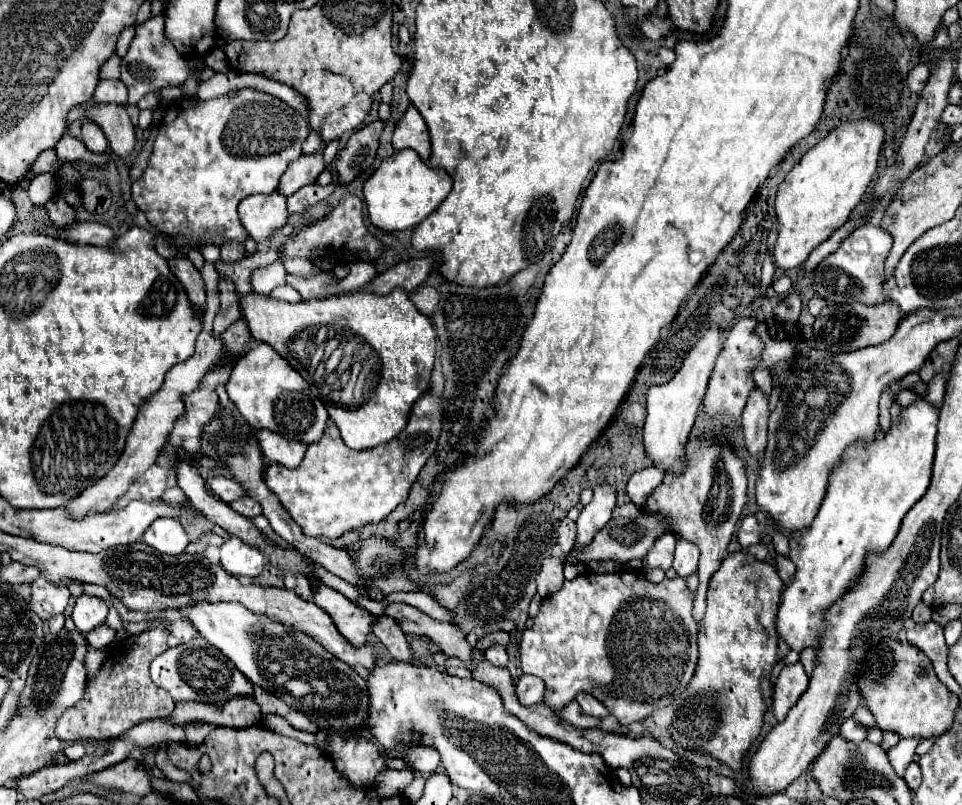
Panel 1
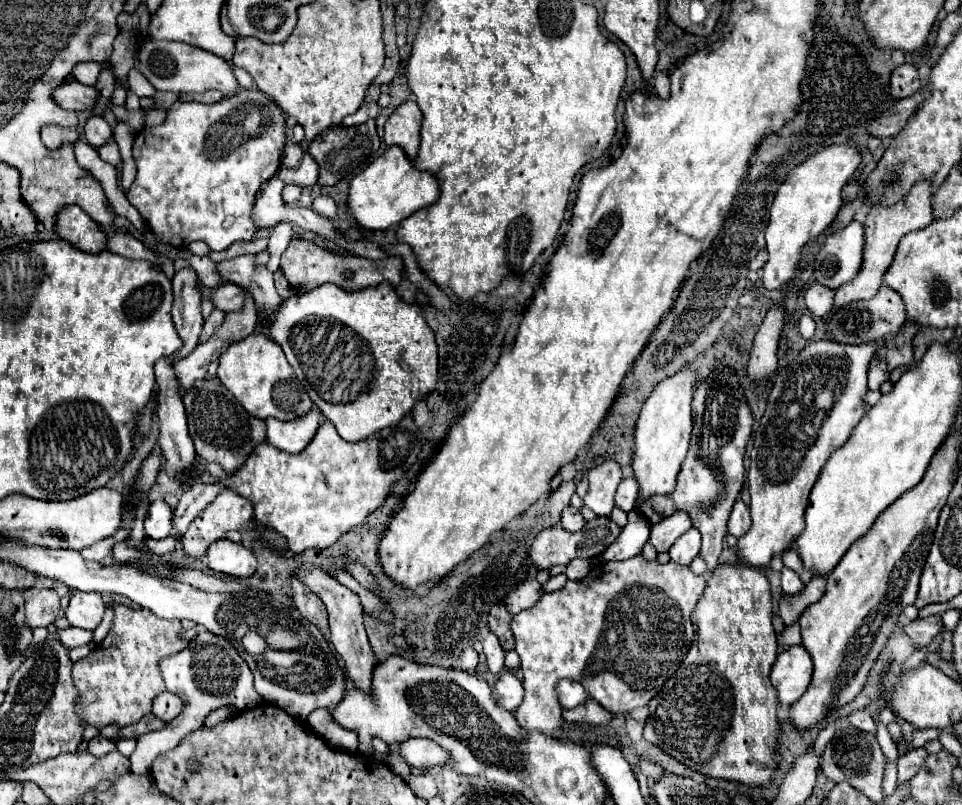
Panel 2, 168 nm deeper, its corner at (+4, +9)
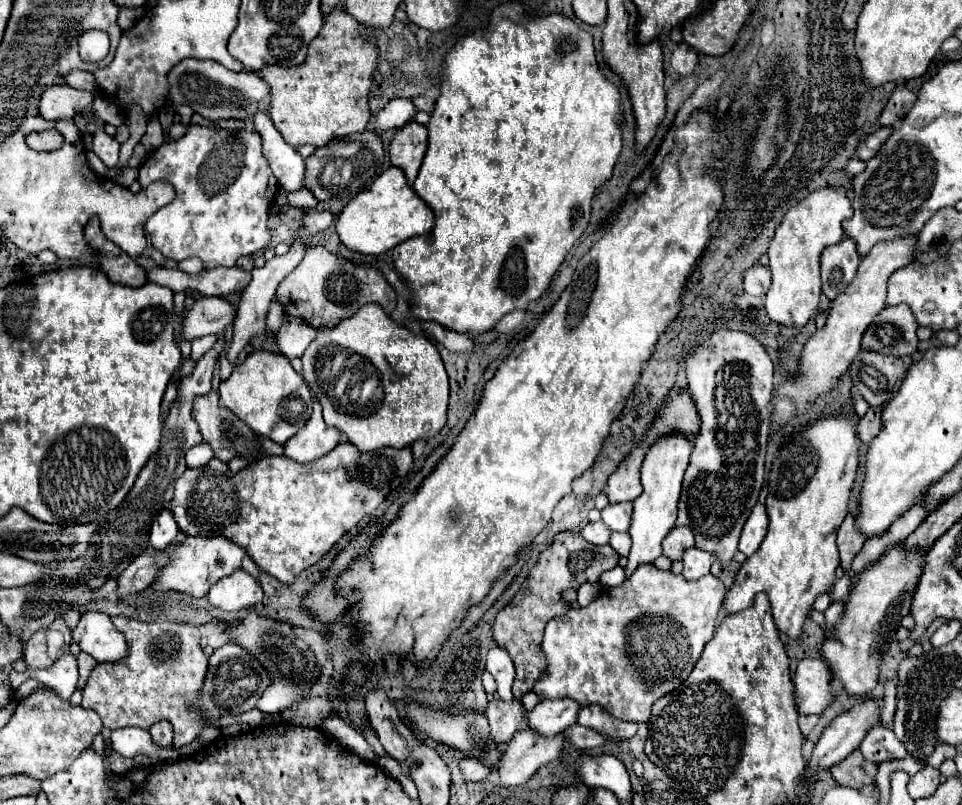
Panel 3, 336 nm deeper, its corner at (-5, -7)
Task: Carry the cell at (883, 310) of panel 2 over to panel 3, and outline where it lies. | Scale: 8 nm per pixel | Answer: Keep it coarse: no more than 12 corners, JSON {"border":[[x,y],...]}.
{"border":[[887,306],[867,328],[863,350],[917,352],[913,312]]}

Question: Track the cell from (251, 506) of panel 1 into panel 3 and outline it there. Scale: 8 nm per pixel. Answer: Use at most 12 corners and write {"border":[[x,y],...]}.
{"border":[[189,536],[153,588],[201,598],[239,568],[245,548]]}

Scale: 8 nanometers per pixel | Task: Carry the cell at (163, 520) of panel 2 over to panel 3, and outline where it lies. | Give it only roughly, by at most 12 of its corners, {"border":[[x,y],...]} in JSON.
{"border":[[171,510],[153,522],[149,544],[157,550],[177,538],[179,526]]}

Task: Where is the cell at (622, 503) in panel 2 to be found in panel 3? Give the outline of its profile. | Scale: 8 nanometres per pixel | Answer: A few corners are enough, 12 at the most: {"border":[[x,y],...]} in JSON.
{"border":[[633,502],[609,504],[601,510],[603,524],[613,532],[631,526]]}

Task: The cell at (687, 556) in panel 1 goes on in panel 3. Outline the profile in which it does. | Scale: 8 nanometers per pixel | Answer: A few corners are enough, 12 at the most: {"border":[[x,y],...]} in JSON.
{"border":[[699,548],[685,550],[683,578],[697,580],[709,574],[713,556]]}

